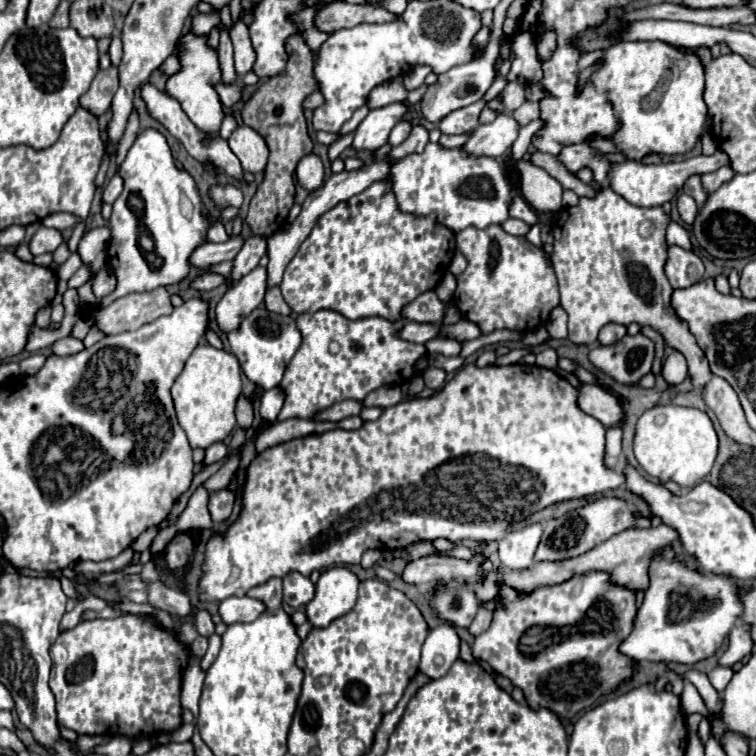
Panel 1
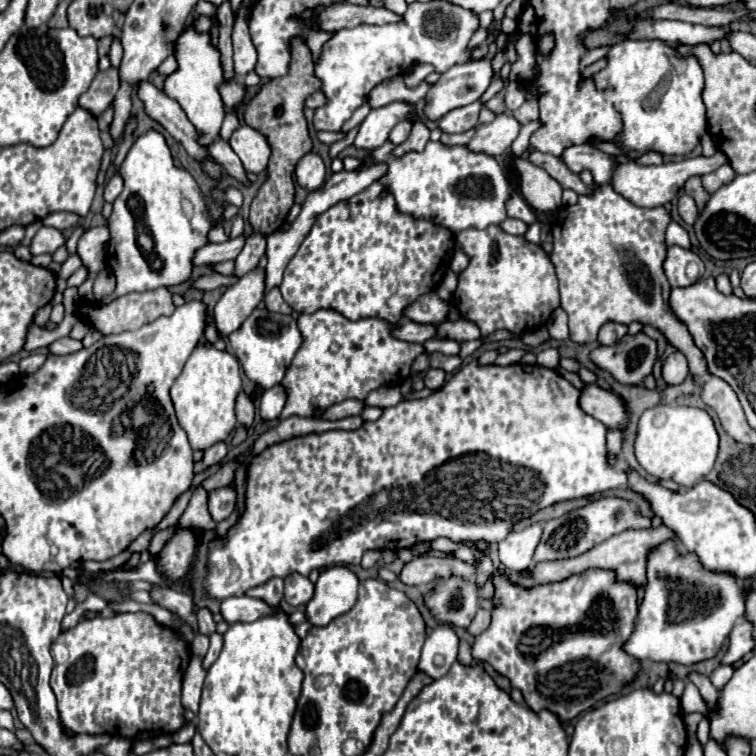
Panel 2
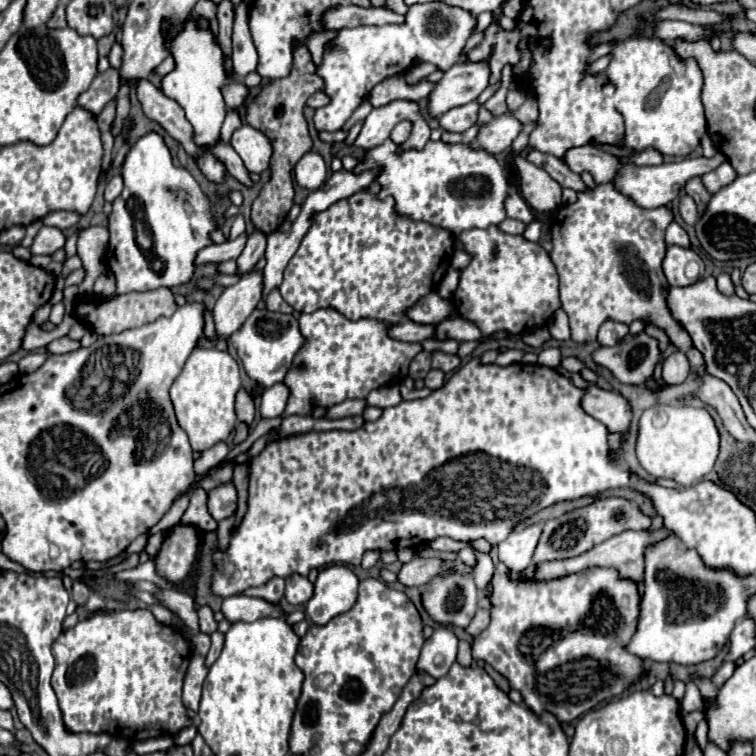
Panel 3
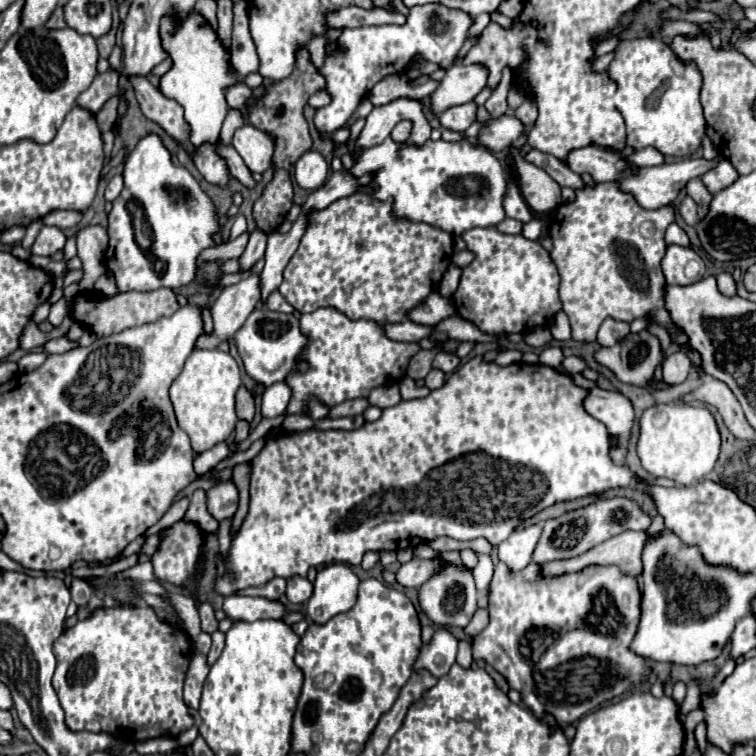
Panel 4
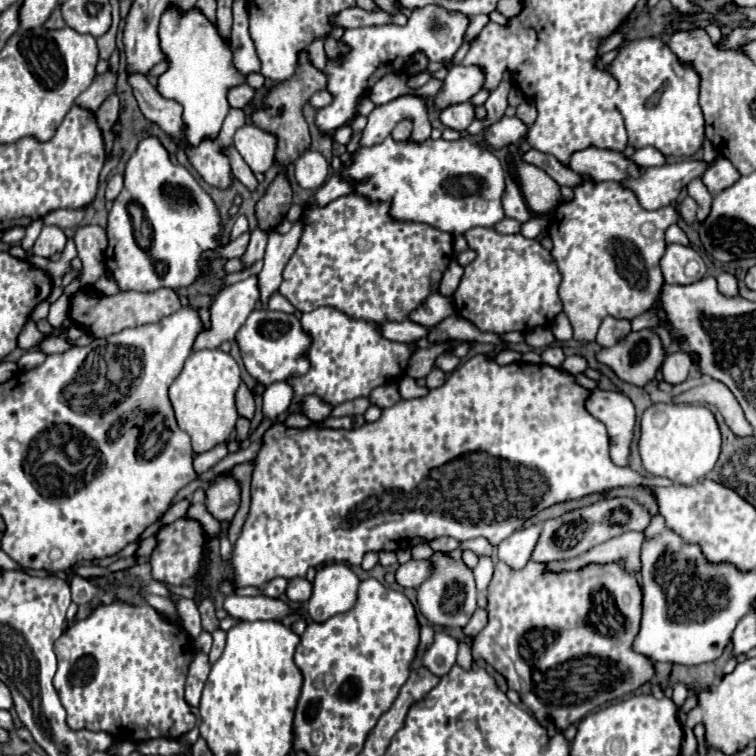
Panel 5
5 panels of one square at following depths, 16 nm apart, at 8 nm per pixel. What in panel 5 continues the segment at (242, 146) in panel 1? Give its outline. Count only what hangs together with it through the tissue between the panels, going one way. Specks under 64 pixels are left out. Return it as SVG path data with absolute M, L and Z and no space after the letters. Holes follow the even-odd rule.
M244 124L234 134L234 148L240 152L244 162L252 168L254 174L266 172L274 164L276 138L252 124Z

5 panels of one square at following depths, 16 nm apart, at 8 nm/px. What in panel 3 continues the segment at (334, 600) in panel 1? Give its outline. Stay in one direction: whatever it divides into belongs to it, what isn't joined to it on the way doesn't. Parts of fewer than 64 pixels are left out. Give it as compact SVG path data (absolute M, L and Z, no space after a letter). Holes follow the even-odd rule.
M334 564L320 570L314 596L306 604L308 620L316 626L328 624L334 616L348 612L356 604L356 592L358 578L348 566Z

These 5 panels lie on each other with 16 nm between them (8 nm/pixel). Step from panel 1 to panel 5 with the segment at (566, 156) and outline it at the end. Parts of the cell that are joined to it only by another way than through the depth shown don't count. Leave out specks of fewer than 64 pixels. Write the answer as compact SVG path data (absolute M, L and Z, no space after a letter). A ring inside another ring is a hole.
M584 148L580 152L572 152L570 156L570 170L576 174L590 174L594 182L608 182L608 180L626 180L628 176L638 176L640 168L626 160L620 152L602 150L602 148Z

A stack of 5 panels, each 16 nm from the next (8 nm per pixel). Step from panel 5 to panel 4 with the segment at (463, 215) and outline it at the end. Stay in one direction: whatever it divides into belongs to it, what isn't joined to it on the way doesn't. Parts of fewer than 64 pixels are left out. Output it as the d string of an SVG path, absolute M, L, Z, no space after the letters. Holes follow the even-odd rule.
M386 138L382 144L362 150L350 174L374 174L372 184L378 184L374 196L380 200L392 198L396 216L428 222L454 236L468 228L496 226L506 218L502 206L506 196L504 170L496 156L482 148L472 148L470 142L428 140L424 148L412 148Z

